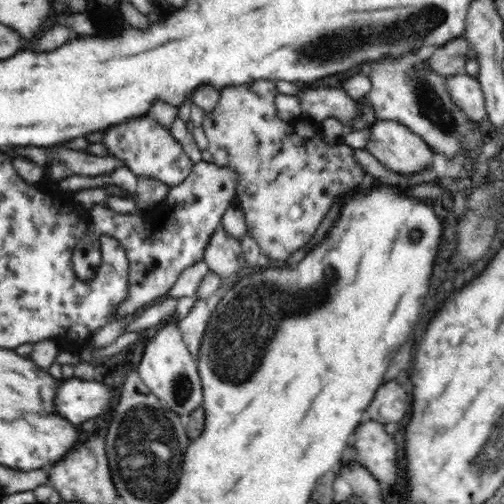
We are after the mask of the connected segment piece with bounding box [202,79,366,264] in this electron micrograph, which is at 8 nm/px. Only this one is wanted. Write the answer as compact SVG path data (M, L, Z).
M262 79L246 85L224 87L219 91L218 104L203 118L202 127L208 137L207 150L212 153L216 165L234 169L238 173L235 204L244 211L246 234L256 240L261 252L270 258L272 264L278 260L283 262L312 240L336 198L358 187L366 171L354 159L352 147L346 143L332 146L325 142L321 121L314 121L304 112L283 121L275 107L278 91L274 81Z

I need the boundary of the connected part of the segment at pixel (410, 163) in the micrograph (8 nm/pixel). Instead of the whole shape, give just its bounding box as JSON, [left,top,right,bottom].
[367,119,432,175]

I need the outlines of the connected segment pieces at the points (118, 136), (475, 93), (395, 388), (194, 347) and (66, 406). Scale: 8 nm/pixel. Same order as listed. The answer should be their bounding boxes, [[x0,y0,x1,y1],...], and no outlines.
[[101,114,195,188],[445,73,487,122],[361,379,410,425],[178,297,211,356],[56,378,112,424]]

